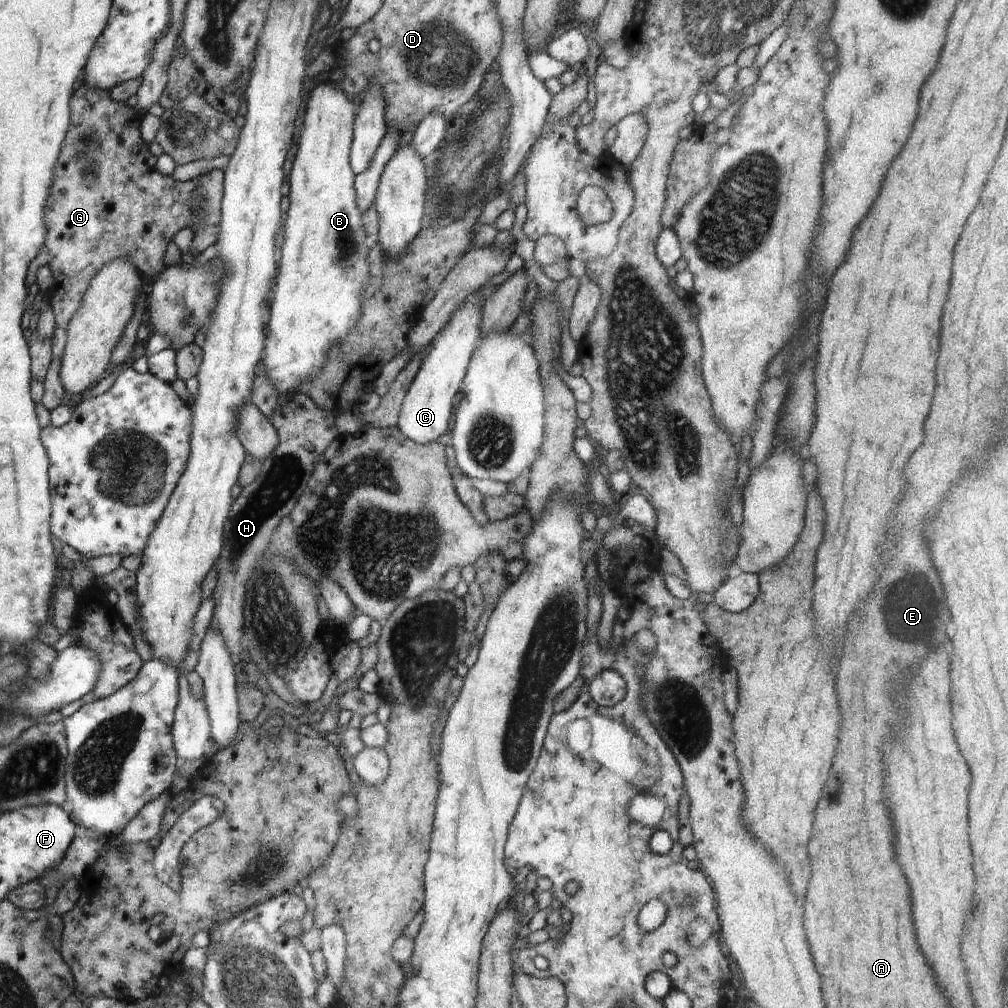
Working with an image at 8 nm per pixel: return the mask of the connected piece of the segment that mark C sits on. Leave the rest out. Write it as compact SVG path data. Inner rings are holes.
M483 287L470 294L464 302L460 302L446 326L438 332L431 343L430 350L422 360L402 401L397 425L406 438L417 443L434 442L450 430L454 412L452 400L461 390L470 359L482 336L480 324L487 295Z

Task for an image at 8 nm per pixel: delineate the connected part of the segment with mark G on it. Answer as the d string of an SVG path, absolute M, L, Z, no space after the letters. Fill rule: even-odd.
M82 81L78 92L74 92L74 124L70 124L70 136L65 136L66 148L61 148L62 164L58 164L58 184L54 184L54 196L50 196L50 212L46 212L46 224L50 224L50 240L46 240L46 252L42 252L36 260L38 266L48 266L53 276L50 291L55 316L55 329L51 338L53 355L43 378L44 394L41 400L49 412L61 406L65 392L60 372L65 344L68 342L70 319L76 314L90 280L100 272L100 268L112 260L128 258L146 282L150 283L165 269L163 258L166 248L182 228L190 228L193 232L189 252L194 257L218 240L225 170L212 169L198 178L184 182L174 180L171 175L162 175L155 168L157 158L150 153L147 142L142 140L142 119L139 109L112 100L109 90L92 88ZM198 206L202 206L200 214L196 214Z

